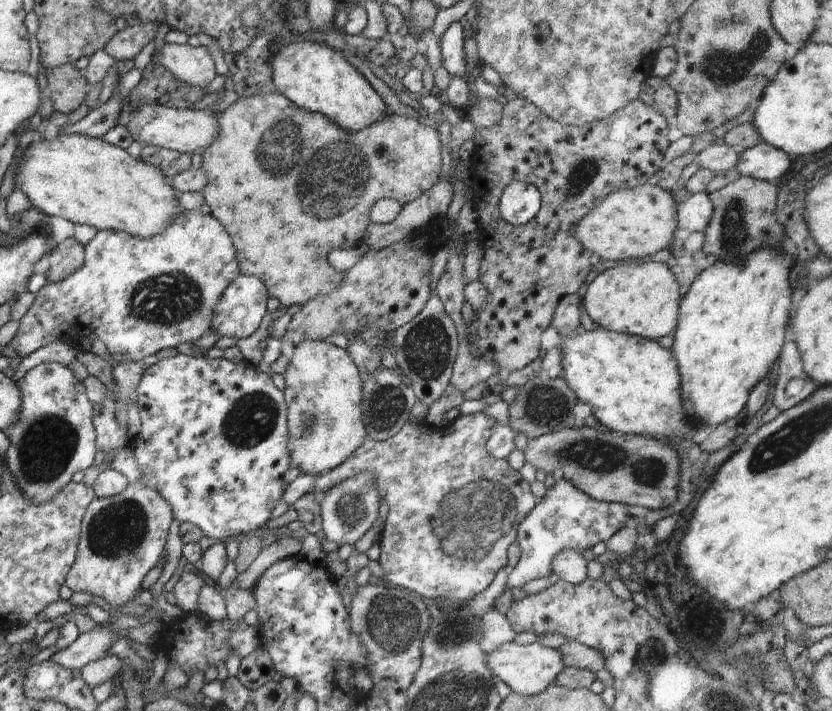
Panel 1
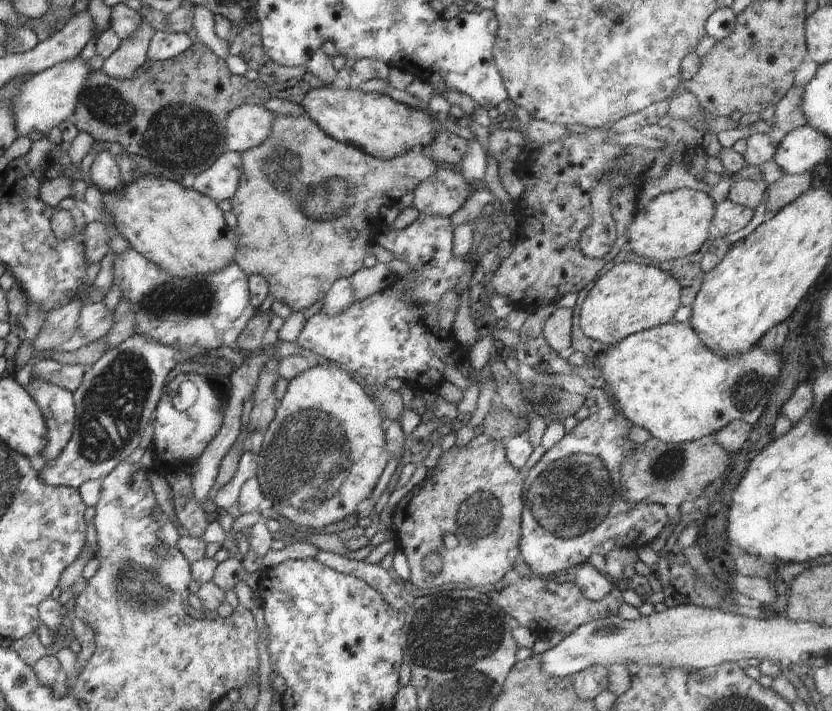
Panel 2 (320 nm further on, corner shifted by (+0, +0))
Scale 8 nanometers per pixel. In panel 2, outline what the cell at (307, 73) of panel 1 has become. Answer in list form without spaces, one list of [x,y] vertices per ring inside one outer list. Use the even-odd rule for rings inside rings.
[[[342,83],[332,87],[322,86],[320,89],[308,92],[301,105],[306,110],[306,116],[312,119],[328,136],[343,143],[353,144],[376,159],[394,159],[418,146],[423,149],[427,148],[434,142],[437,135],[435,118],[430,113],[426,114],[422,109],[415,109],[395,101],[384,93],[371,91],[365,93],[346,87]]]

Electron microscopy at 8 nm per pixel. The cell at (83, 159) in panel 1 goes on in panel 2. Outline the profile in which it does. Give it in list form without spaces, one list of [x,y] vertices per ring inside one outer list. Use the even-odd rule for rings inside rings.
[[[140,177],[128,185],[123,184],[114,193],[107,191],[103,194],[105,204],[114,217],[115,228],[112,232],[120,230],[132,249],[163,268],[172,278],[185,279],[215,273],[235,262],[237,236],[235,230],[224,221],[224,213],[218,208],[217,202],[194,189],[187,189],[180,180]]]

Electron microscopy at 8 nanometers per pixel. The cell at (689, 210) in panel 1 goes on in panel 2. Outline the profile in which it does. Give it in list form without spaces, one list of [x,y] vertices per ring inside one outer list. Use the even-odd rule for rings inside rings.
[[[728,199],[715,204],[715,213],[709,231],[712,236],[726,237],[728,234],[734,234],[742,230],[750,220],[754,210],[738,205]]]

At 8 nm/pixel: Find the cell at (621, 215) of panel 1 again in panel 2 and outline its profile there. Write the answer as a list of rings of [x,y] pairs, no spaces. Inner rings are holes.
[[[683,187],[681,189],[659,194],[648,202],[643,210],[637,210],[630,226],[627,228],[628,248],[636,254],[664,263],[672,259],[681,259],[698,252],[711,235],[709,228],[713,221],[715,205],[711,196],[703,191]]]

